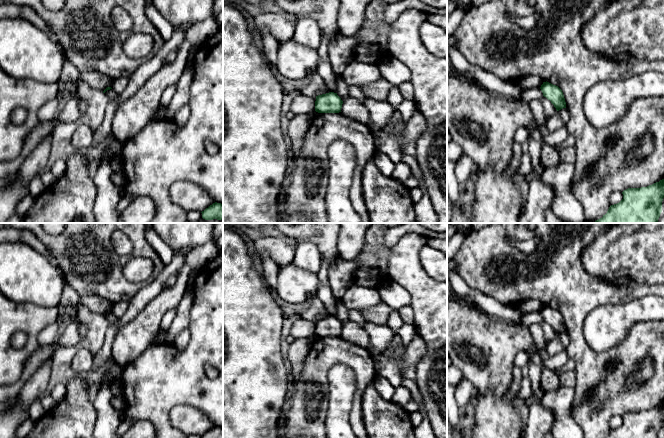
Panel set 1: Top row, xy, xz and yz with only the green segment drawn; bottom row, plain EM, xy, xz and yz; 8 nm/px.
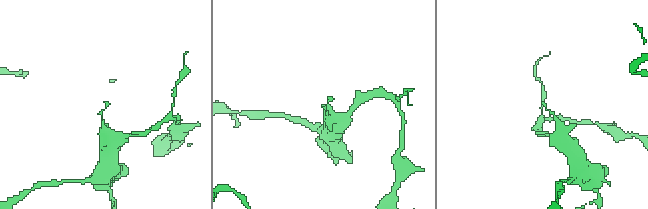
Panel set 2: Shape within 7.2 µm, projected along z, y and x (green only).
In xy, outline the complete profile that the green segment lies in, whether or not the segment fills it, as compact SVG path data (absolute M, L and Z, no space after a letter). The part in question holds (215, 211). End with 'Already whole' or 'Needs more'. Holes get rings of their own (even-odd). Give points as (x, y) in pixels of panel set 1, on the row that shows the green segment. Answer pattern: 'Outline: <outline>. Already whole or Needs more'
Outline: M215 202L201 213L205 220L217 219L223 221L223 204Z. Already whole

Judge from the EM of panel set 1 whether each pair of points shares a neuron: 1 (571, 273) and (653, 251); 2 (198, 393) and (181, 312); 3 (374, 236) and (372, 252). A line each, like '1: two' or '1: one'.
1: two
2: two
3: one

